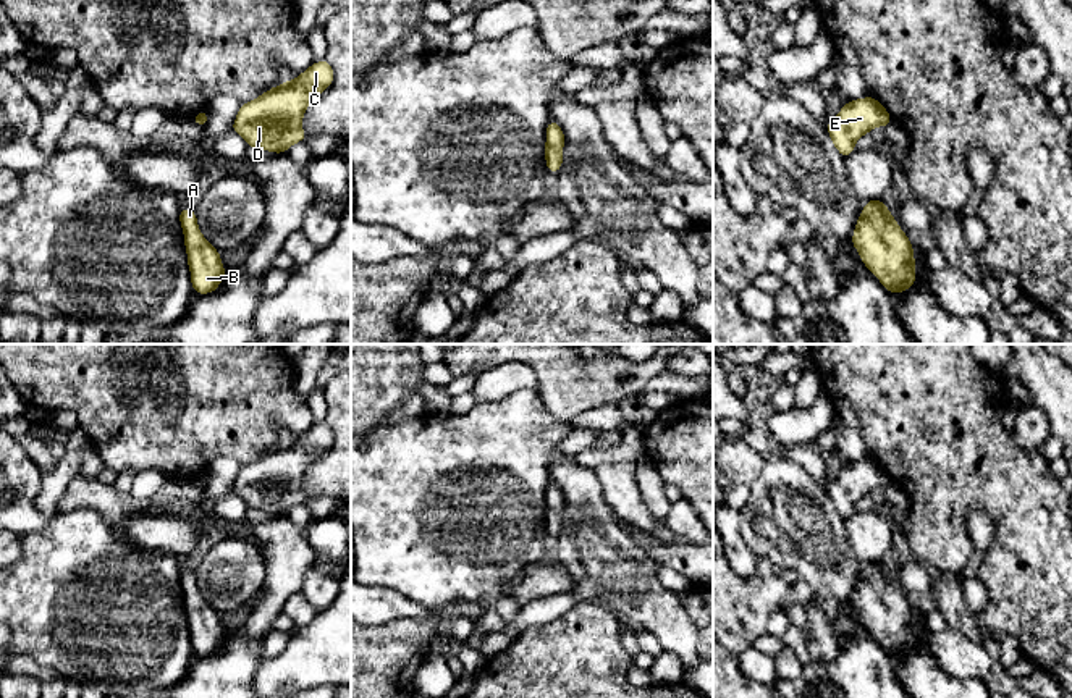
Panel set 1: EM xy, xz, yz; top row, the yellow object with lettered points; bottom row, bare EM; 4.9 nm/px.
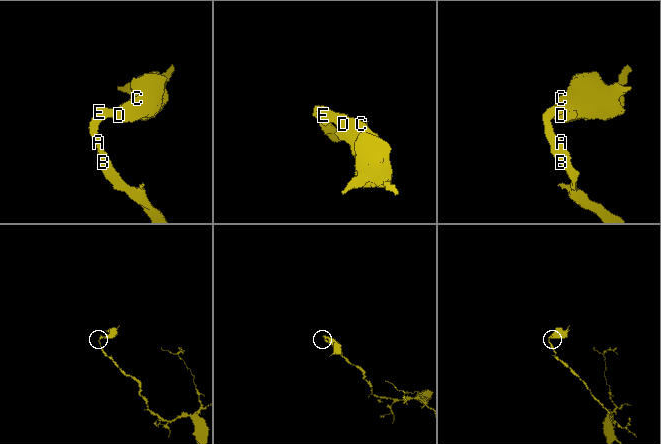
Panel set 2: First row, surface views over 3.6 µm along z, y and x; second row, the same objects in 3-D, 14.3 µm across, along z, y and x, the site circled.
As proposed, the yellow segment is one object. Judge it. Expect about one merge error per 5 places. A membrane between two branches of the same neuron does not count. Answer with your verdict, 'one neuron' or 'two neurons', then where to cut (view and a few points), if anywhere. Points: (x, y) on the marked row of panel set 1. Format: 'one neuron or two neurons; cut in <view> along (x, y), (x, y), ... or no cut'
one neuron; no cut

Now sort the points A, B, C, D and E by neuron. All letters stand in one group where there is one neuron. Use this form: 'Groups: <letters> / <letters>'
Groups: A B C D E

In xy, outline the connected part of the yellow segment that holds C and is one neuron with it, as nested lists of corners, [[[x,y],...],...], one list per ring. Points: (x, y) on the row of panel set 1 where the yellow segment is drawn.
[[[327,61],[310,65],[298,78],[268,89],[252,102],[241,103],[231,131],[238,132],[249,147],[285,153],[293,144],[307,141],[302,131],[302,115],[309,103],[333,84],[333,66]]]

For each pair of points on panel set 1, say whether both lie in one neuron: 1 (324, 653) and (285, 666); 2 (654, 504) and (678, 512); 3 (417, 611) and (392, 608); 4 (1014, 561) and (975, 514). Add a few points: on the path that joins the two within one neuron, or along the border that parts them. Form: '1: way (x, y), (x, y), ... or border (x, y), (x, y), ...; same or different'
1: way (314, 656), (301, 666), (295, 666); same
2: border (671, 503), (662, 524); different
3: way (411, 609), (398, 608); same
4: border (972, 504), (993, 524), (979, 572); different

